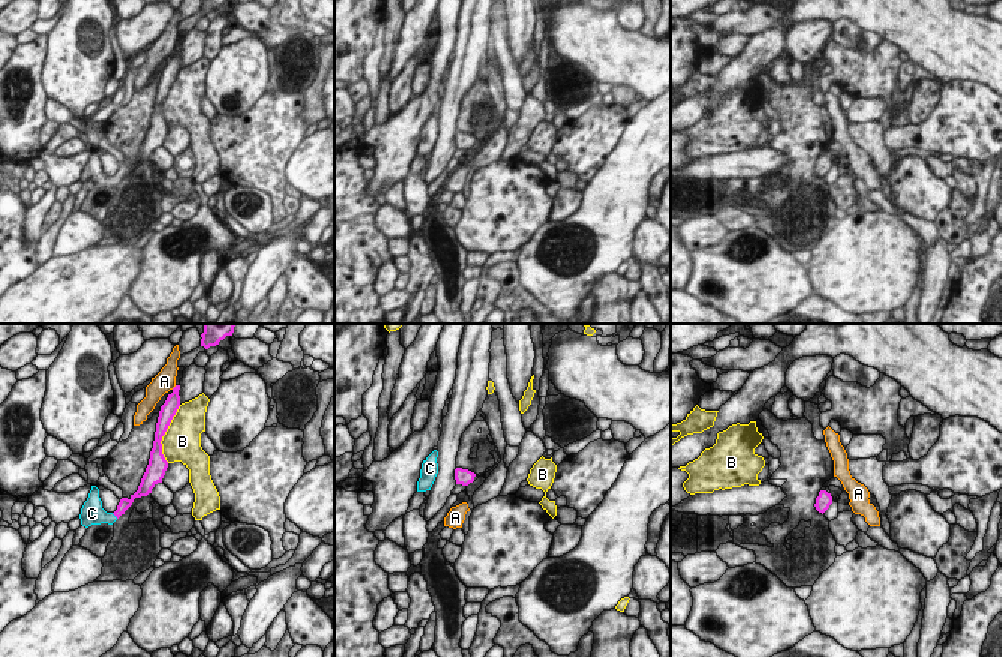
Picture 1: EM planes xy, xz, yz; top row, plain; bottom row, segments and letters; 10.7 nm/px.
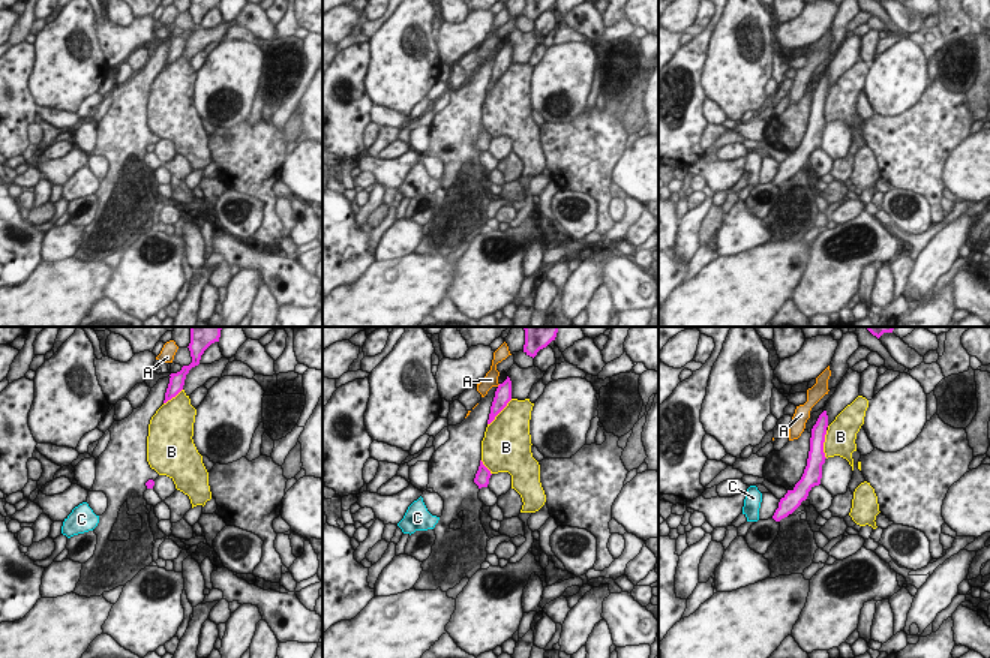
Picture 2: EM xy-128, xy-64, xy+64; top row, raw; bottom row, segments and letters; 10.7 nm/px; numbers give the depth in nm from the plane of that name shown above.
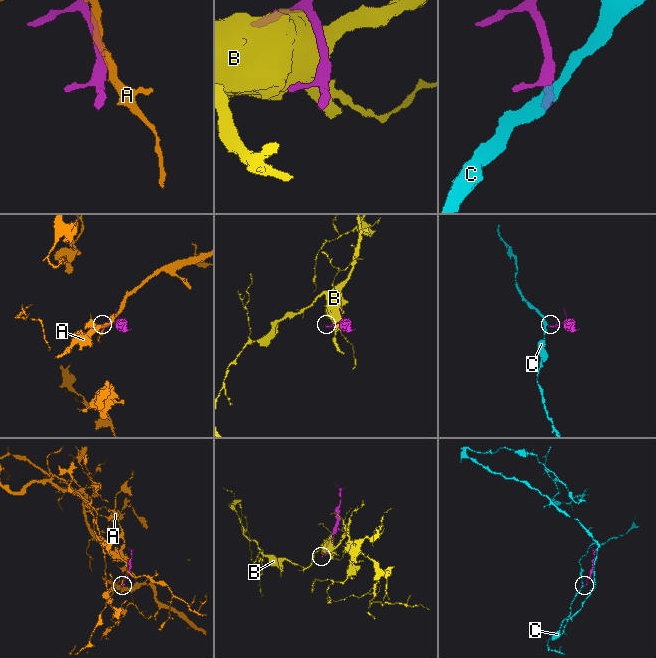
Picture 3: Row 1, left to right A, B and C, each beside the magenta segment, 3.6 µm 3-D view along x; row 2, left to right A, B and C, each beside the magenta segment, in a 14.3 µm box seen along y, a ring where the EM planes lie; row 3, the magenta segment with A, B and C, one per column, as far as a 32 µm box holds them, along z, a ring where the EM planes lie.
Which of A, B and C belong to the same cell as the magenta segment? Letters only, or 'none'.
C

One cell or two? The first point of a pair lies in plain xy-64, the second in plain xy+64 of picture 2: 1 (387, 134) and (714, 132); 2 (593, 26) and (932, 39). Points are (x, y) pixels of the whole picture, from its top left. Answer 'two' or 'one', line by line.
1: two
2: two

